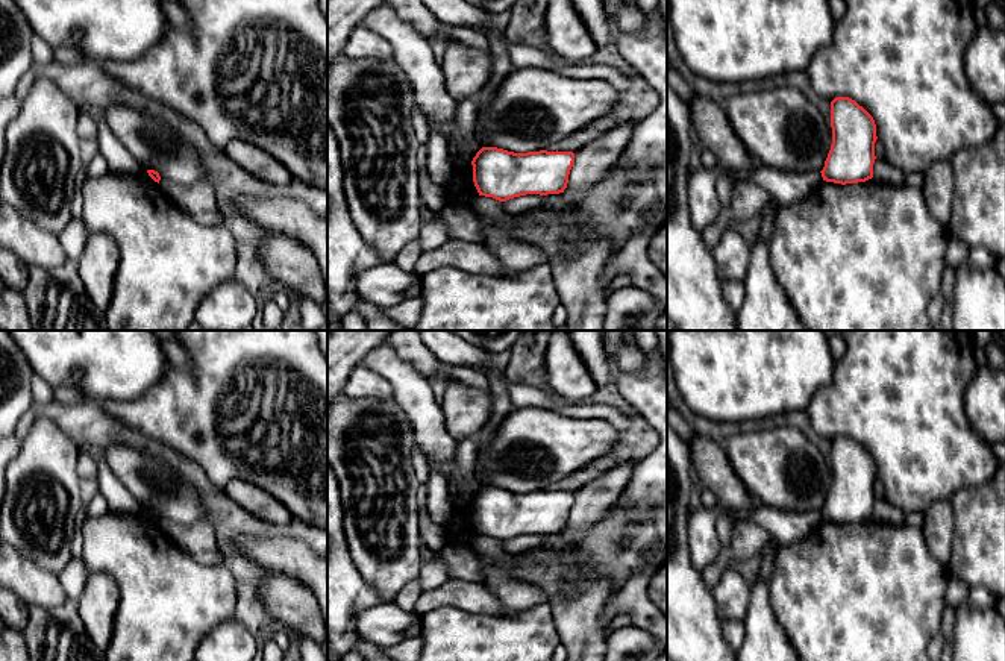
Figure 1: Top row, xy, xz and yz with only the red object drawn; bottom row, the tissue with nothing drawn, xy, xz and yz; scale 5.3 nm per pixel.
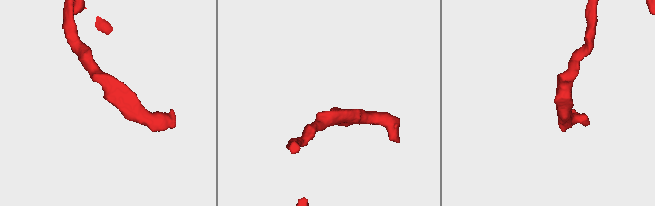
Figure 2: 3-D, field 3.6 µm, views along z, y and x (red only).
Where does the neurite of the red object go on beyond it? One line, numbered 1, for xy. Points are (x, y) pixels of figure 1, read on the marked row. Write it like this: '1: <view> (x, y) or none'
1: none

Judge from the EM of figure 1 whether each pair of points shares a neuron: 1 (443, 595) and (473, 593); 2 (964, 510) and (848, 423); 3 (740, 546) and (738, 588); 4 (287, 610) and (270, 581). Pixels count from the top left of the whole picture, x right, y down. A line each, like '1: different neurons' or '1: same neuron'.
1: same neuron
2: different neurons
3: different neurons
4: same neuron

